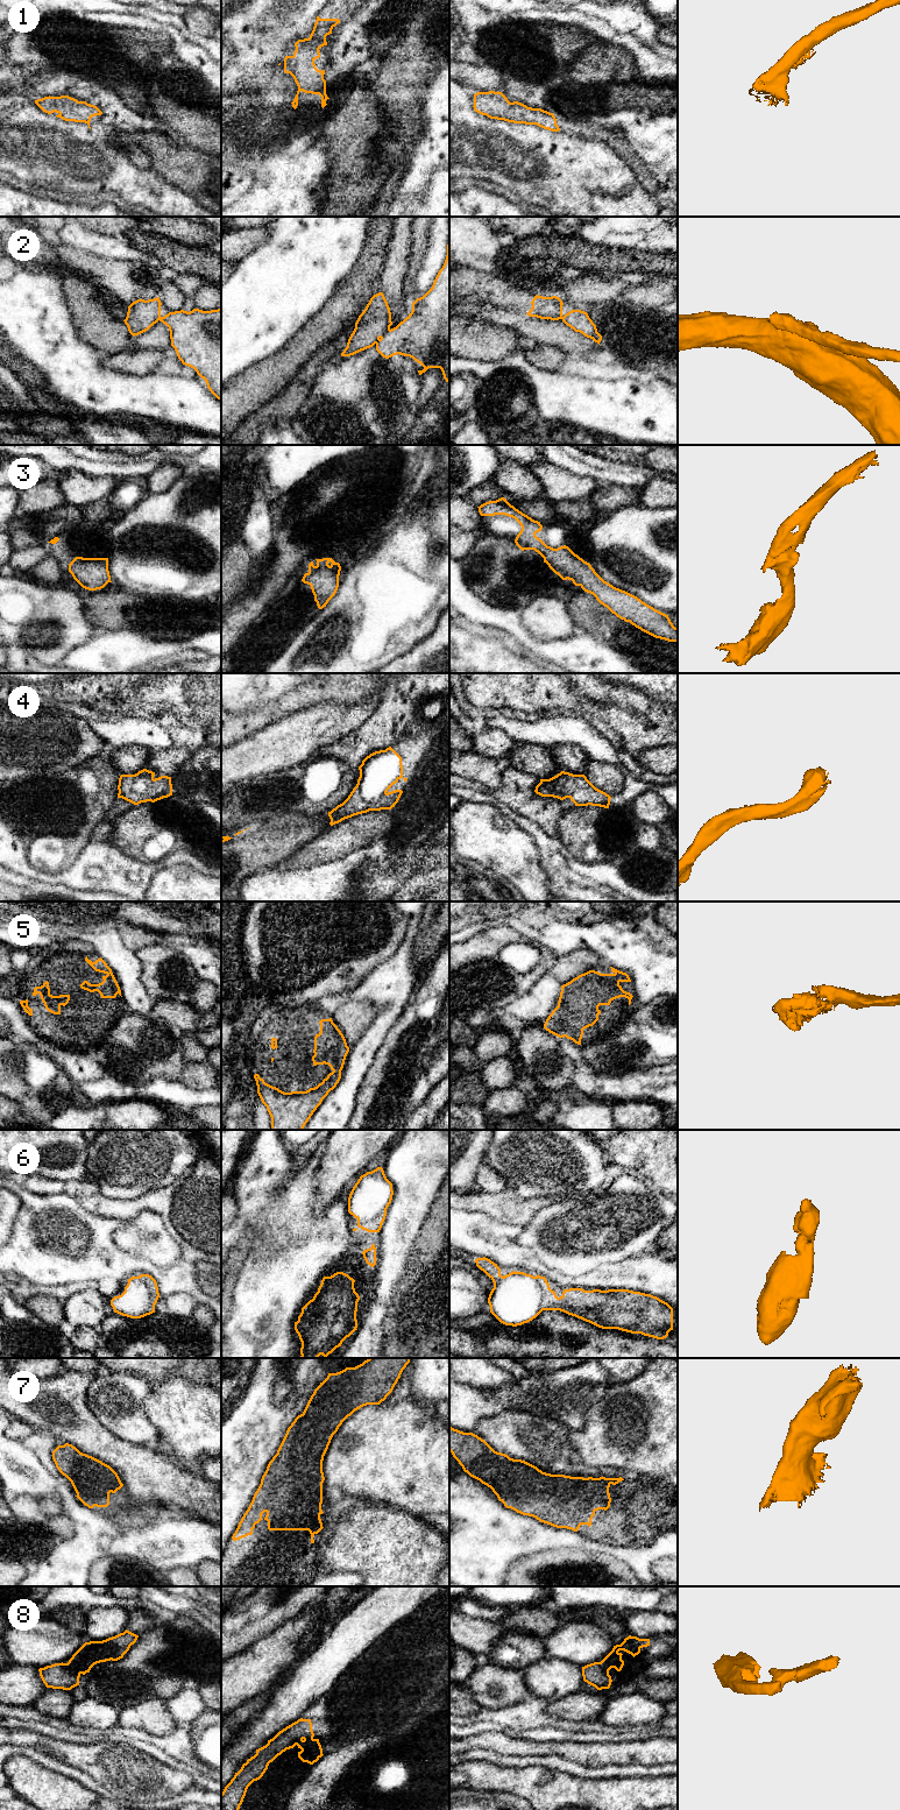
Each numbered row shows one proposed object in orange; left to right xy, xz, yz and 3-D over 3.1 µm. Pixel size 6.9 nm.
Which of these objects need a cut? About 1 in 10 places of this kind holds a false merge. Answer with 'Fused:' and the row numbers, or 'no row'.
Fused: 2

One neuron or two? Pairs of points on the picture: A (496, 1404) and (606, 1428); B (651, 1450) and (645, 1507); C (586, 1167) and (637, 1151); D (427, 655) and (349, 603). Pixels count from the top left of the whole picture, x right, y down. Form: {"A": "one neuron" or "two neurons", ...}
{"A": "two neurons", "B": "two neurons", "C": "two neurons", "D": "two neurons"}

